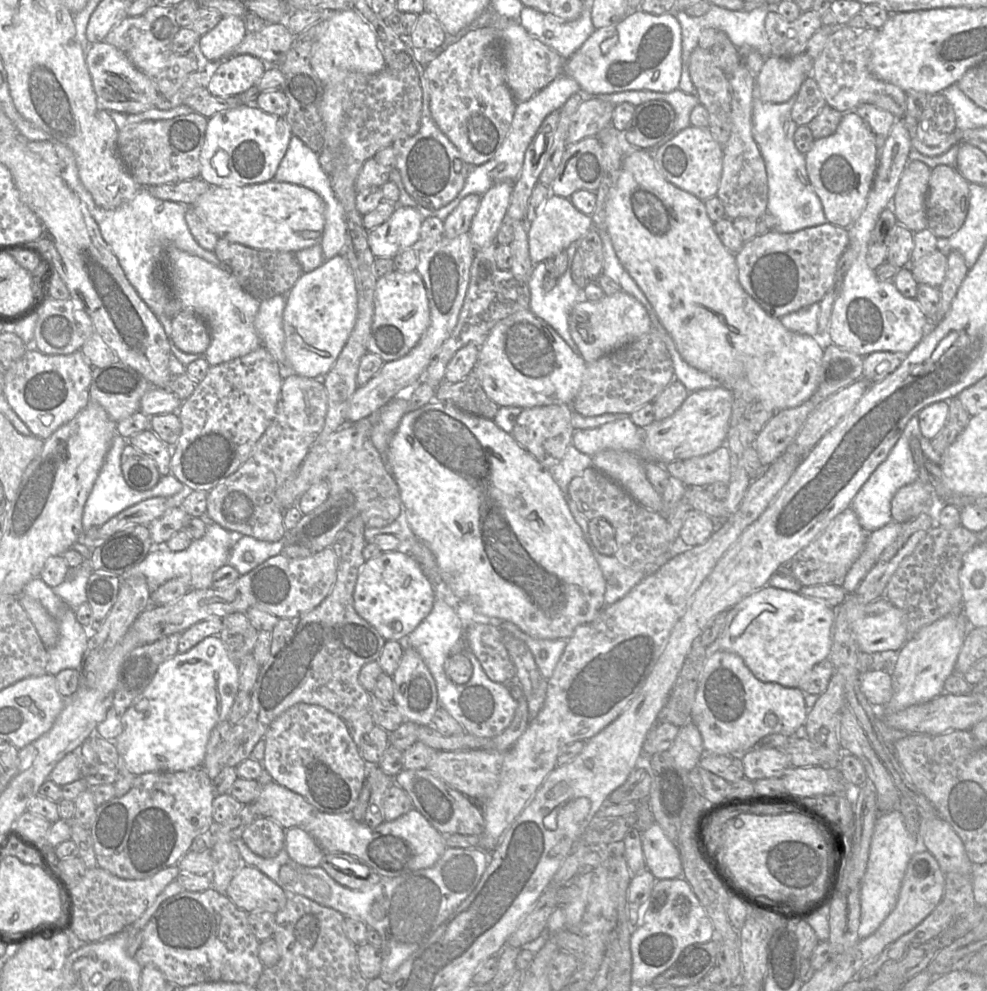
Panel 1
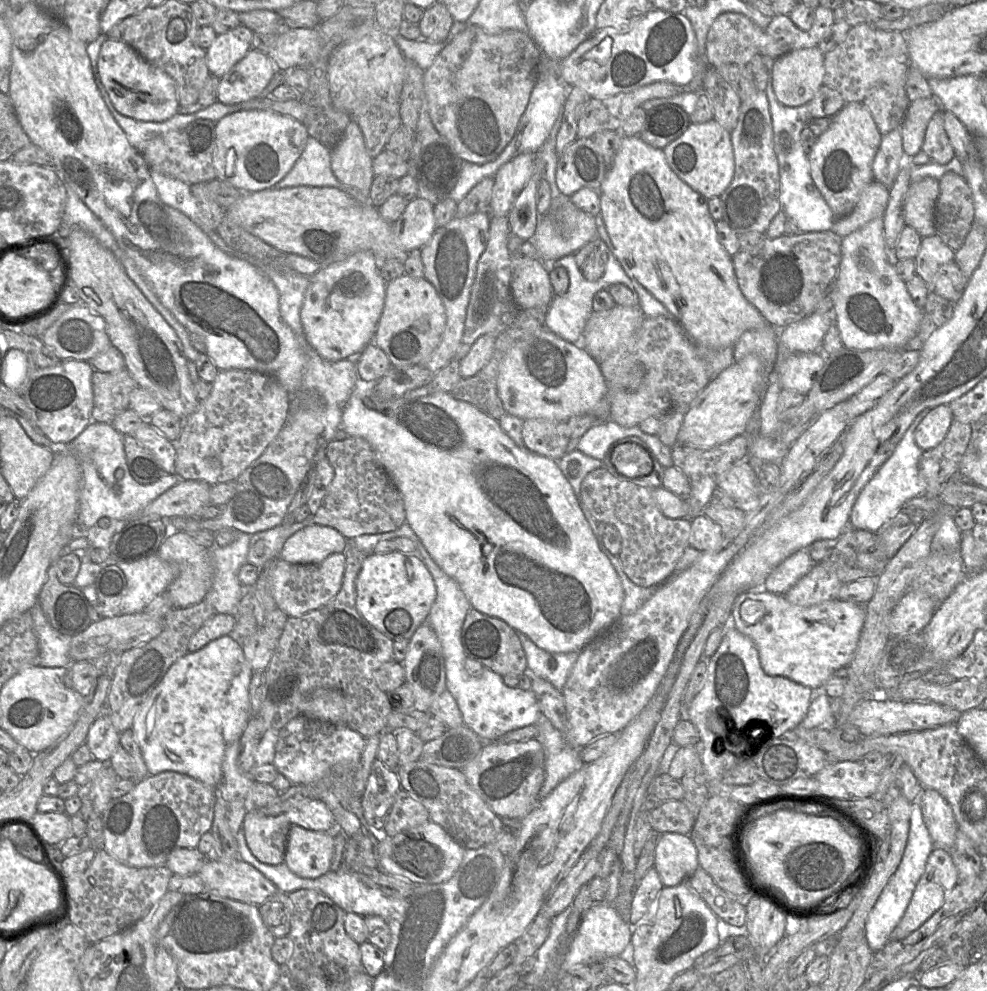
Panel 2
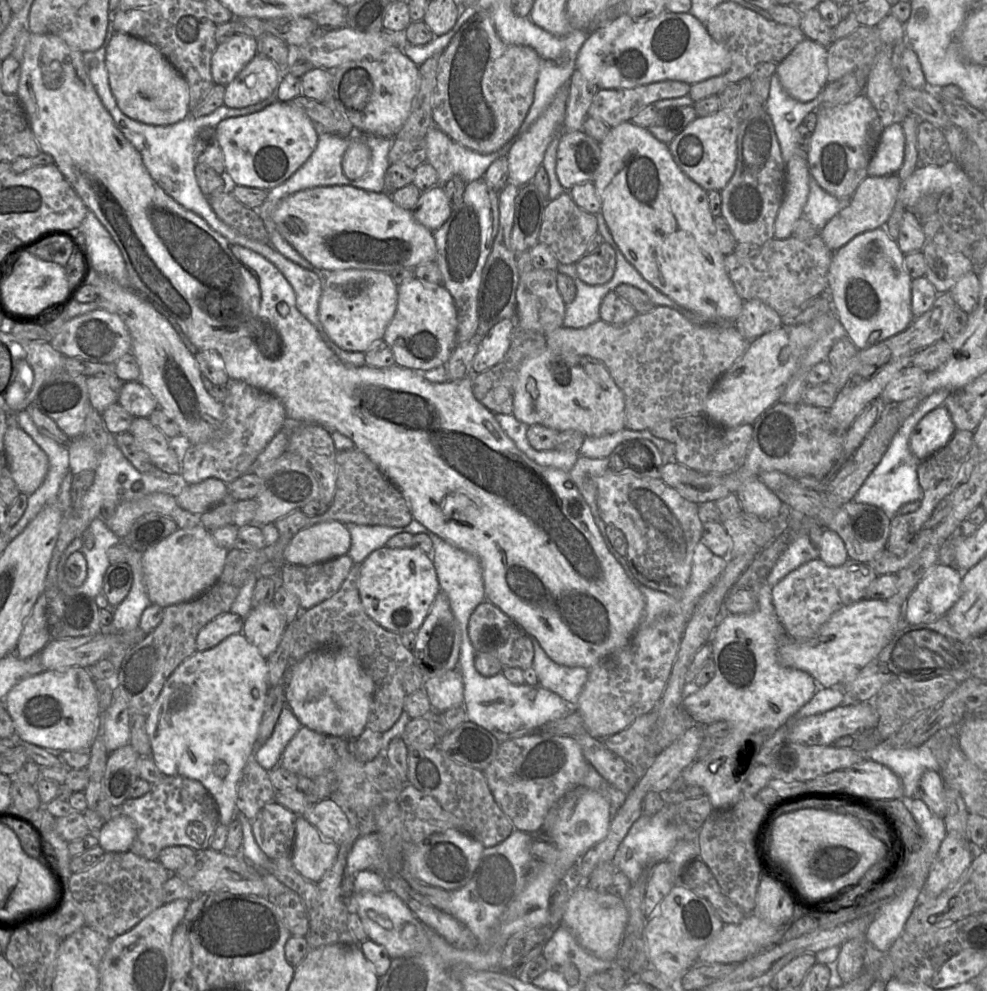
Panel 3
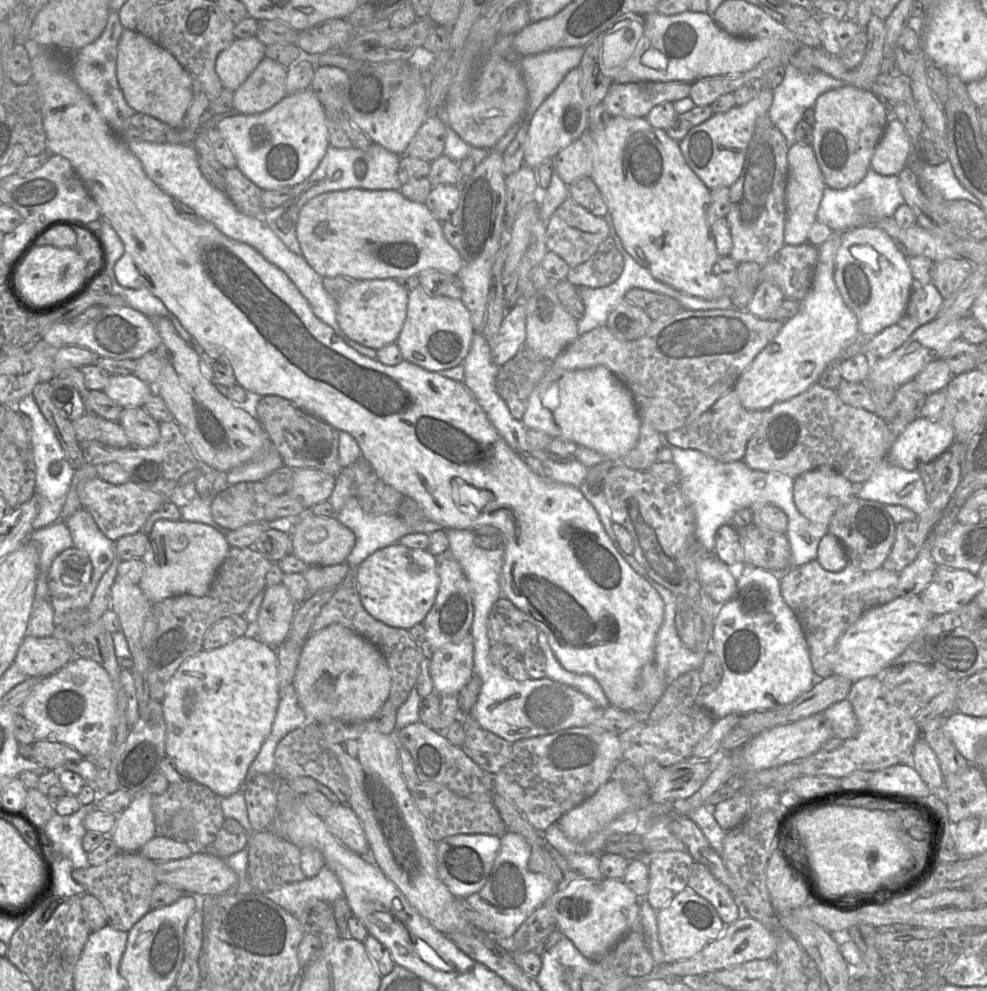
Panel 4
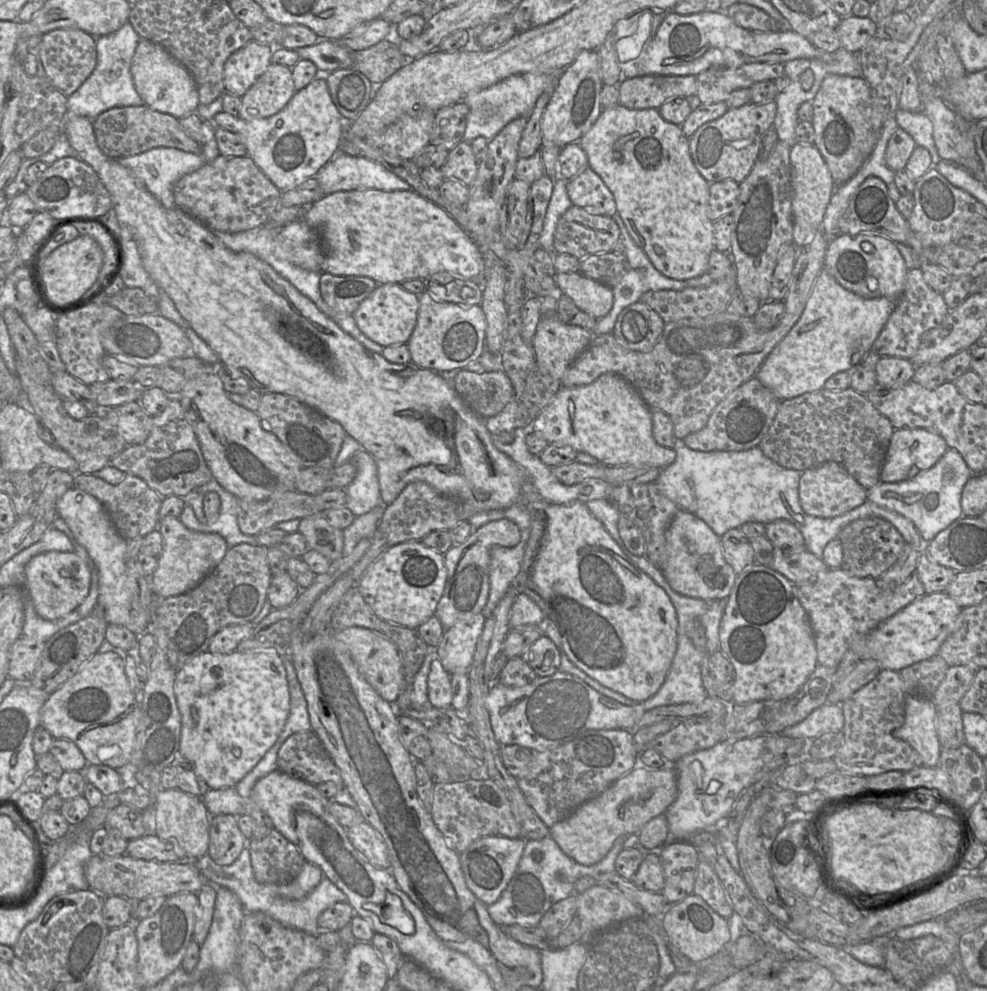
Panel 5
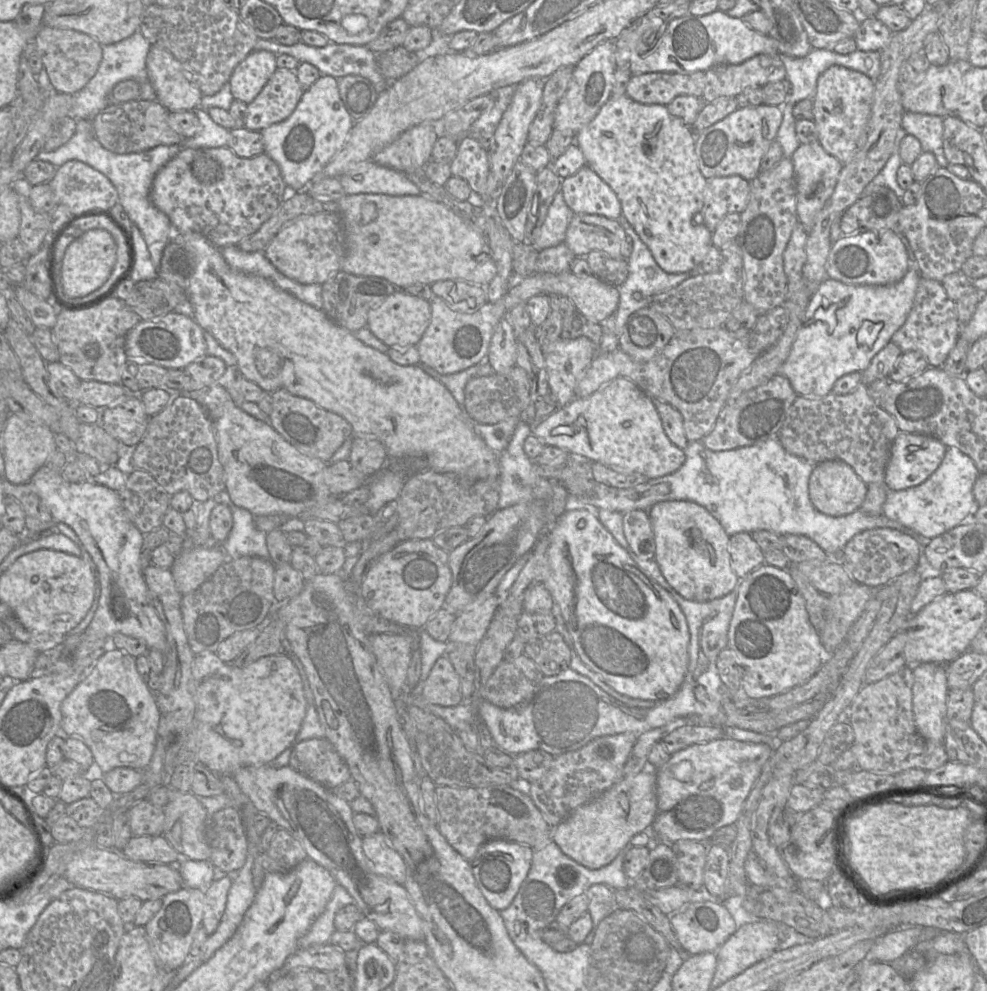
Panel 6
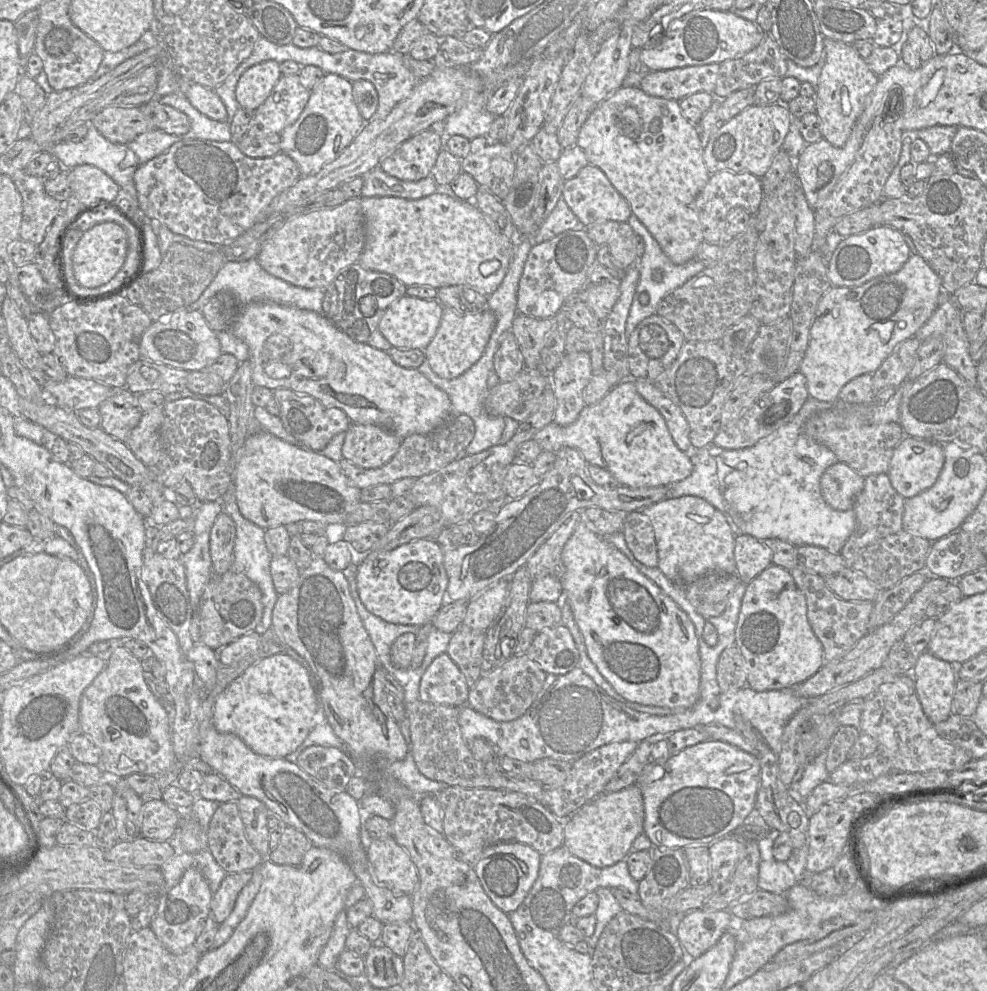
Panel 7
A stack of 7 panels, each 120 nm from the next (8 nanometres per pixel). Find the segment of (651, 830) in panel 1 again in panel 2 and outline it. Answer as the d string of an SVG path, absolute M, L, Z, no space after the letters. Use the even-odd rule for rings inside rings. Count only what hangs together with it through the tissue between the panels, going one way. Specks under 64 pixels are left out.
M661 833L655 849L653 866L664 886L686 881L699 867L698 853L689 835Z

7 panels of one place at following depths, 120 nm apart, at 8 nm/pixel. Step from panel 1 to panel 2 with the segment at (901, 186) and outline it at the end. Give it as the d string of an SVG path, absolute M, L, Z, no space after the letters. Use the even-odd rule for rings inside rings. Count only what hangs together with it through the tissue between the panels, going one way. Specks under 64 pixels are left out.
M925 177L917 182L911 182L904 201L905 224L914 228L923 238L935 234L934 209L939 195L939 182L932 177Z

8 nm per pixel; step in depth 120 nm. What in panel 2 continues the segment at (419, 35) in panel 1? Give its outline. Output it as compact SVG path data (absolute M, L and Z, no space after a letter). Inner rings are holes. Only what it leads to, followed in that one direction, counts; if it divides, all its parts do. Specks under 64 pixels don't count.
M437 1L424 10L418 22L421 38L433 43L442 42L448 36L453 23L453 17L446 6Z

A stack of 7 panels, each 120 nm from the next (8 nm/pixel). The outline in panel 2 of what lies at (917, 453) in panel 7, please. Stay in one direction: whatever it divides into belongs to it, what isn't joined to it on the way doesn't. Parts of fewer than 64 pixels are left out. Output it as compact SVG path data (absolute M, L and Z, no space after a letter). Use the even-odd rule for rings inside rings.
M949 404L931 408L915 430L916 444L924 452L936 447L945 438L953 419Z

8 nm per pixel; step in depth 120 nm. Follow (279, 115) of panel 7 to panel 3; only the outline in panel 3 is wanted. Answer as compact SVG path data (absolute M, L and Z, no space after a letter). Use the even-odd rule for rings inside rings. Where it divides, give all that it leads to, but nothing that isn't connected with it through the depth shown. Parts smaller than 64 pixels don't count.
M257 53L253 59L226 85L224 104L231 108L244 108L268 98L276 89L278 93L280 67L266 55Z

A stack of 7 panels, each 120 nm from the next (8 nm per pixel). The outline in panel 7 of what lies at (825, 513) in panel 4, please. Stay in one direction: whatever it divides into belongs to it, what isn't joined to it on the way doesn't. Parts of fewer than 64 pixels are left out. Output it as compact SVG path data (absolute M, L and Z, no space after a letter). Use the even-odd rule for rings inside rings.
M842 462L827 467L820 478L820 489L824 501L838 511L853 509L863 487L864 478Z

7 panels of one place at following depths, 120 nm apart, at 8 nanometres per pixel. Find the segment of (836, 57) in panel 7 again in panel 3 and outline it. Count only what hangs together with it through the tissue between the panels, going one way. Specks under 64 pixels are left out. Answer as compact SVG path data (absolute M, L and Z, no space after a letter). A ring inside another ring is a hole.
M862 93L839 106L820 105L817 125L812 134L807 162L811 176L829 194L849 200L868 176L868 165L884 130L880 117L868 97Z

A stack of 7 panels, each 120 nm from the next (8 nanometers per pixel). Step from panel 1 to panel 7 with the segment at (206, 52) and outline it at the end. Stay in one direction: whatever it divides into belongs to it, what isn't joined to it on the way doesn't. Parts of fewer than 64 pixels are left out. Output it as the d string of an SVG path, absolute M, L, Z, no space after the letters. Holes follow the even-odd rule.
M266 60L249 67L239 78L235 95L240 107L256 110L282 76L280 63Z

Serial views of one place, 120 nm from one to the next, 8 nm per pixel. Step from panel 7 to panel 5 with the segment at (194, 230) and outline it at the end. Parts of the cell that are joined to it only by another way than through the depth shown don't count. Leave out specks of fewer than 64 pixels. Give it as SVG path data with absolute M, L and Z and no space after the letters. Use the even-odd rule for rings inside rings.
M220 154L196 171L180 178L174 186L176 207L213 231L230 233L265 225L281 207L281 193L248 155Z

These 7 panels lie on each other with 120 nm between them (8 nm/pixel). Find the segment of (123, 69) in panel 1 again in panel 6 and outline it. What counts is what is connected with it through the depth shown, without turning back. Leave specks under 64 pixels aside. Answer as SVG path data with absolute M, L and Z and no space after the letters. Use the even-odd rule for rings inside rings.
M151 45L146 69L157 100L169 112L193 110L199 106L203 96L200 89L168 50Z

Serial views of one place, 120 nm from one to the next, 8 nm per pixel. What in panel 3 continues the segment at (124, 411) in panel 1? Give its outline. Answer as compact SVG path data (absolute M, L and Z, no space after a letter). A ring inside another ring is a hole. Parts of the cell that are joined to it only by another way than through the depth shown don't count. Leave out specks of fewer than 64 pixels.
M91 375L86 379L89 401L102 414L110 405L118 403L123 381L116 375Z

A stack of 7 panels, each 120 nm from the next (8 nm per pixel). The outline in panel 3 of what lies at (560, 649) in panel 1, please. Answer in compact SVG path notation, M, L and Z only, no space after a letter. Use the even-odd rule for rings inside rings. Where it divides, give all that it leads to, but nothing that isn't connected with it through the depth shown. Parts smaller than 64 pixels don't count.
M530 637L533 645L533 664L538 683L543 688L559 695L571 706L578 700L588 678L588 669L568 667L555 663L547 656L535 637Z

